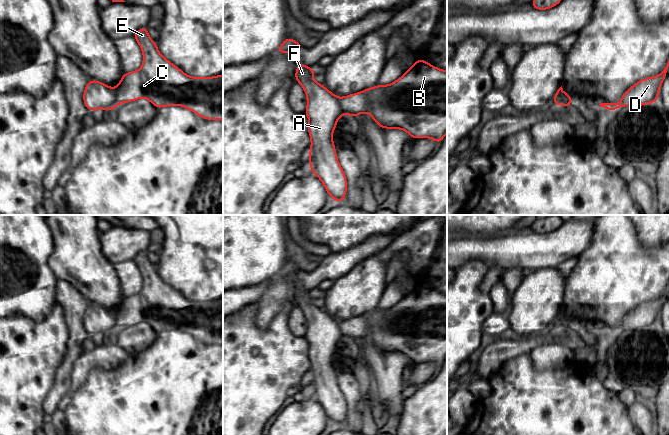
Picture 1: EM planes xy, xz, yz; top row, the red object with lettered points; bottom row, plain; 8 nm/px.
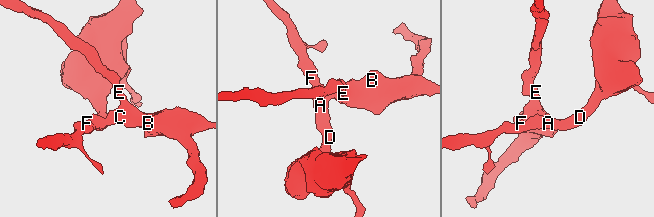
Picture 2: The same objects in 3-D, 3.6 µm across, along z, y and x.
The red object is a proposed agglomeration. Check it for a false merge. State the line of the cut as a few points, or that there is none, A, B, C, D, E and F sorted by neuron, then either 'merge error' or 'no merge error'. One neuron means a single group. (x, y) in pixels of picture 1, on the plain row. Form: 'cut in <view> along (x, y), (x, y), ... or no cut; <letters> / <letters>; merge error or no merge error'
cut in xy along (114, 313), (117, 328); A D F / B C E; merge error

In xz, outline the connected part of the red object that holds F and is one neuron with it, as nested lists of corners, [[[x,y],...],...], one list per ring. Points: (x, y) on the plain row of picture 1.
[[[299,286],[295,296],[295,305],[302,309],[307,320],[304,337],[309,343],[311,363],[309,390],[323,407],[328,420],[338,427],[347,418],[347,403],[338,386],[332,358],[343,334],[339,322],[313,304],[315,294]]]

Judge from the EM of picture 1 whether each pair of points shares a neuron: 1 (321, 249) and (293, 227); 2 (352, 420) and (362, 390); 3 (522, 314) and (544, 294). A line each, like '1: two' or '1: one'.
1: one
2: one
3: one

